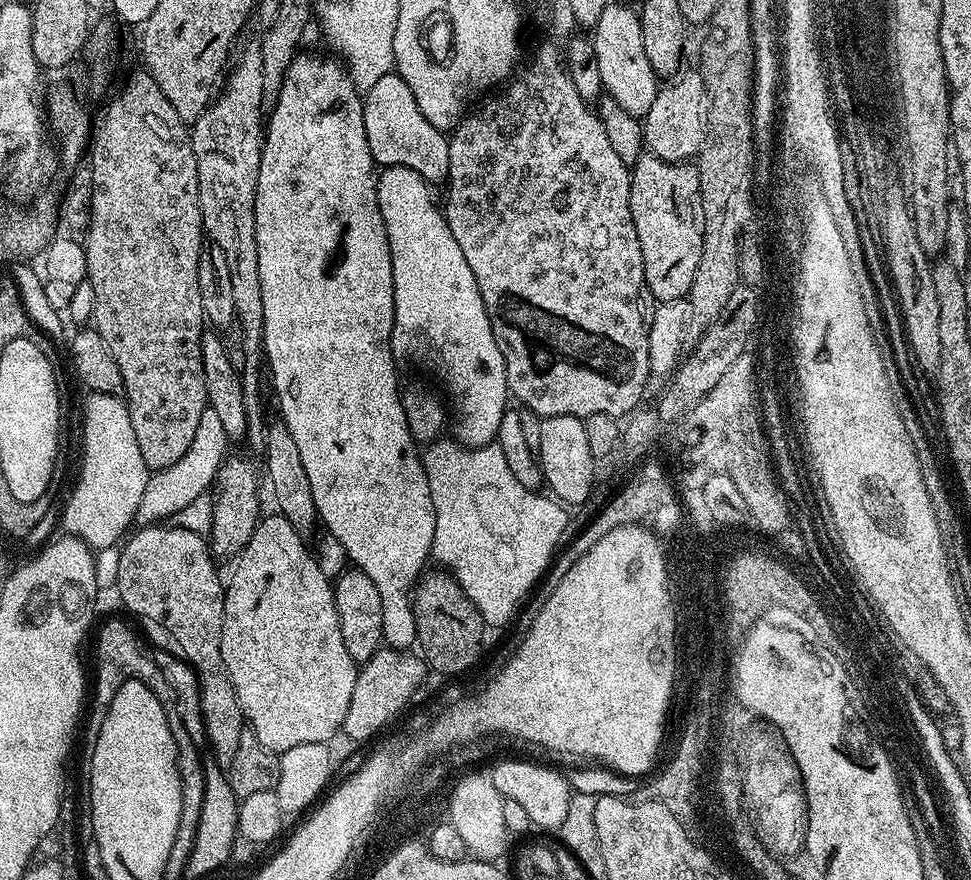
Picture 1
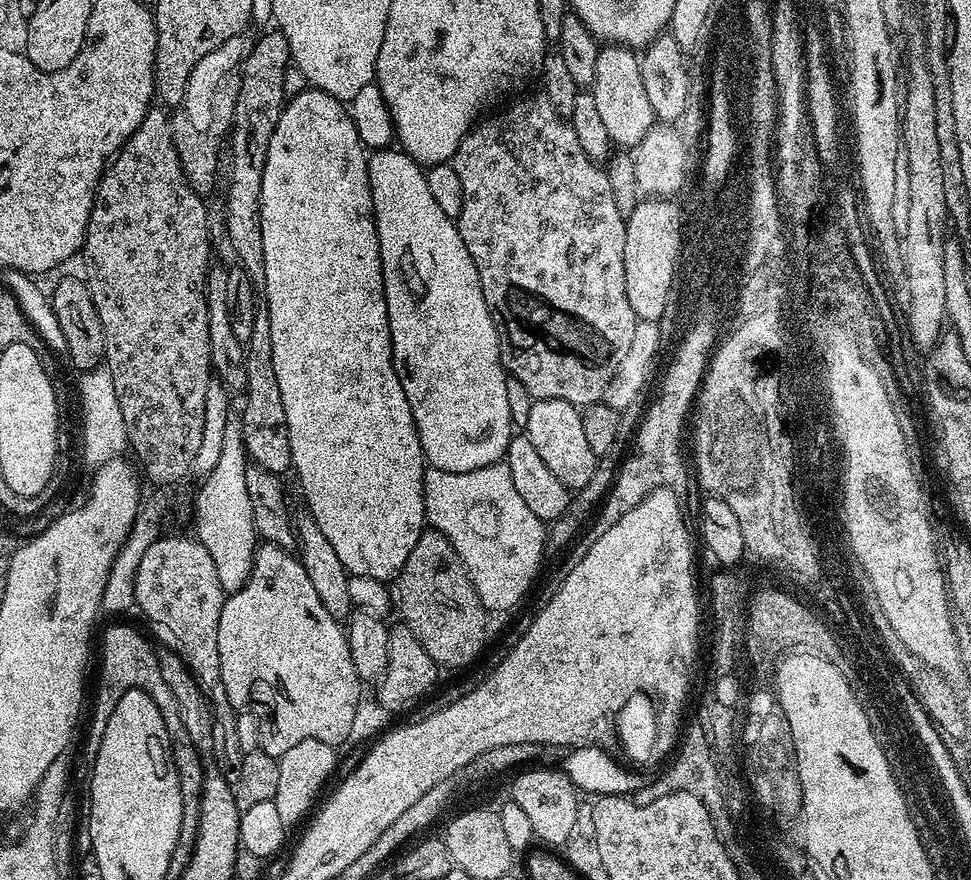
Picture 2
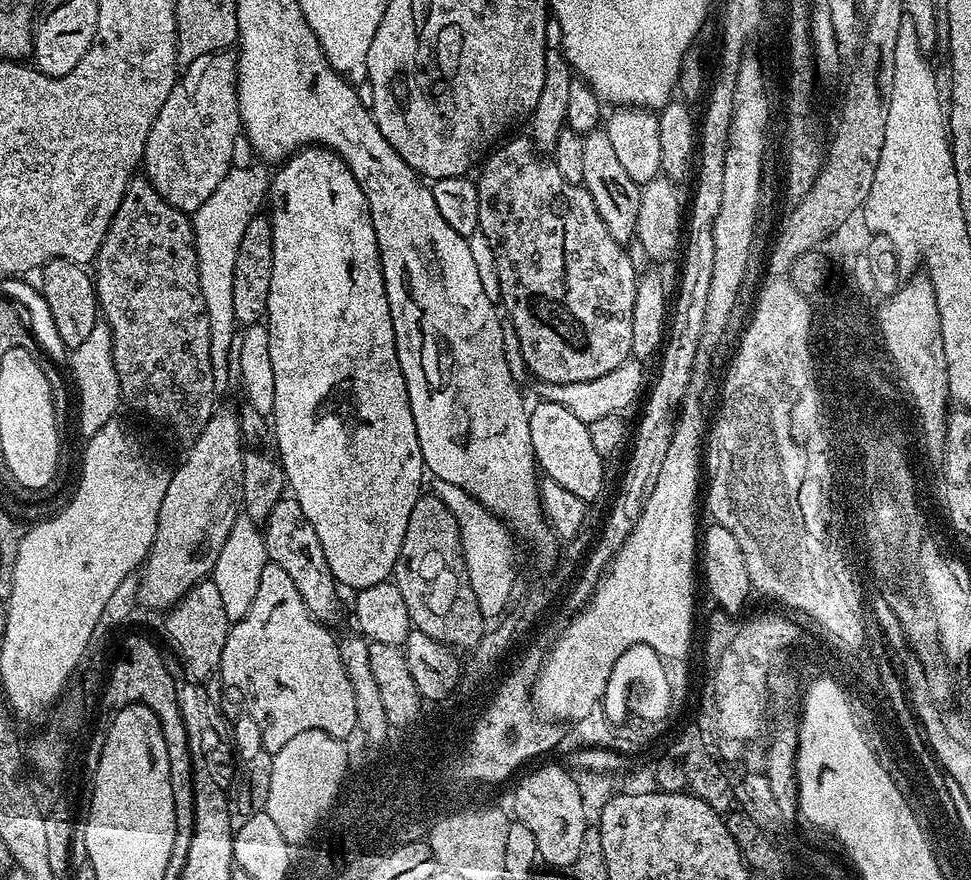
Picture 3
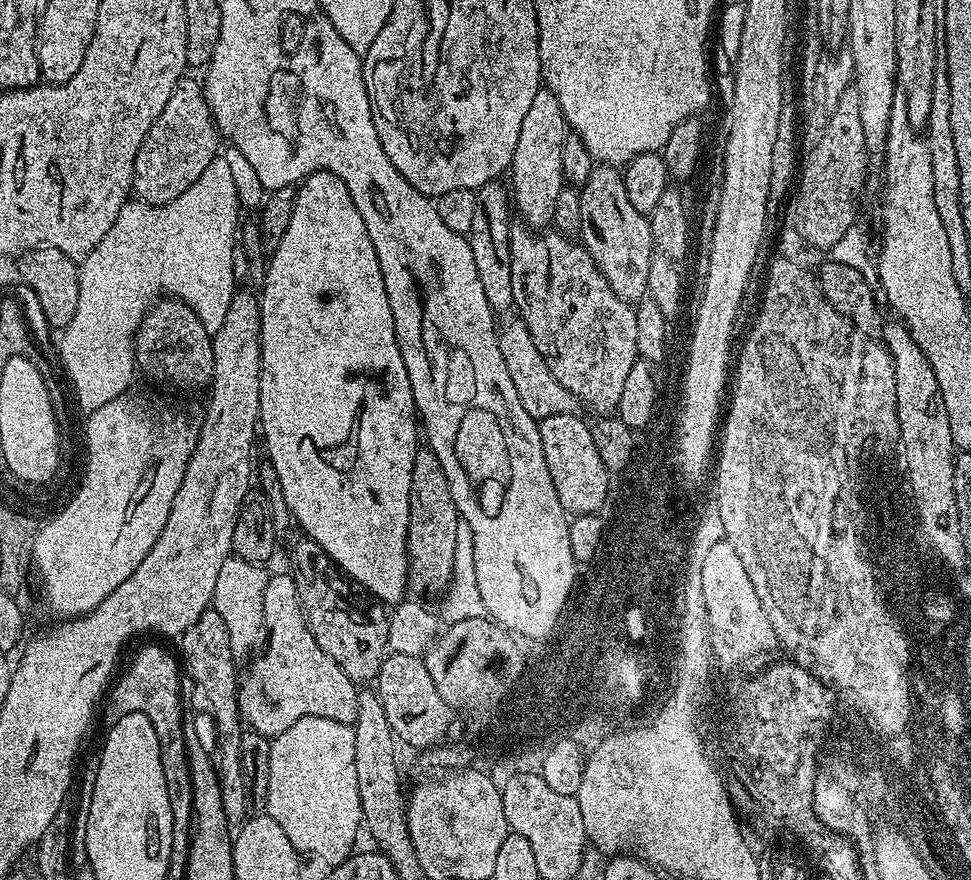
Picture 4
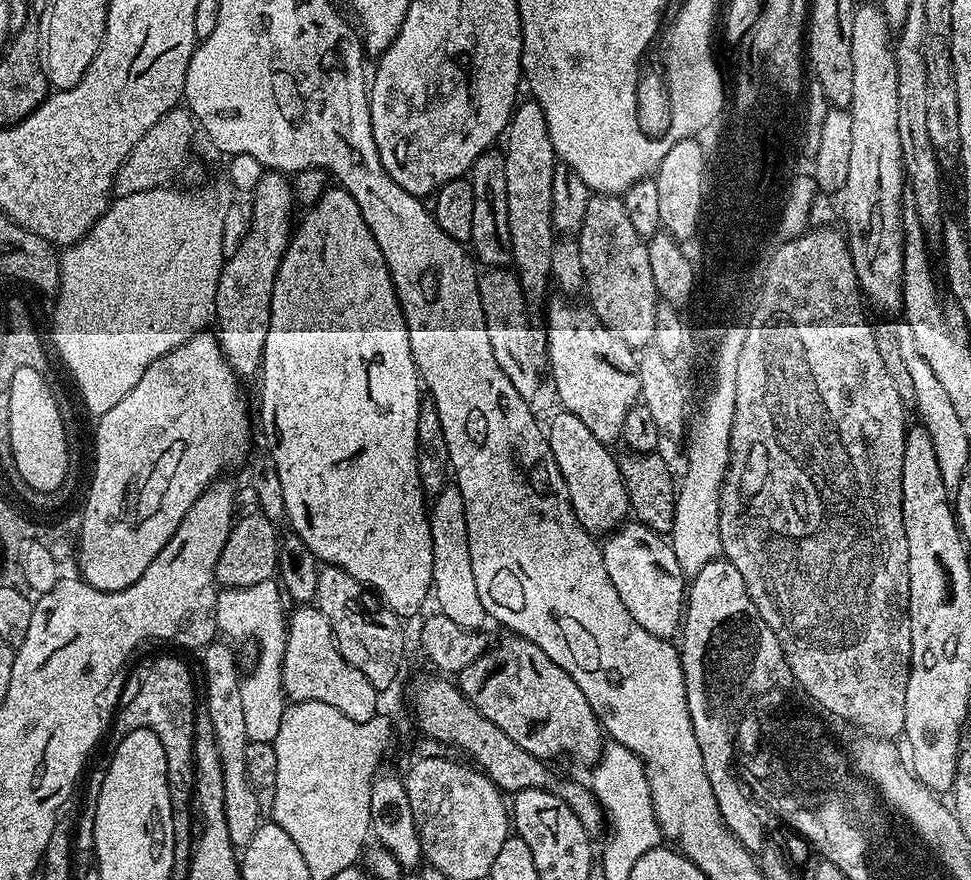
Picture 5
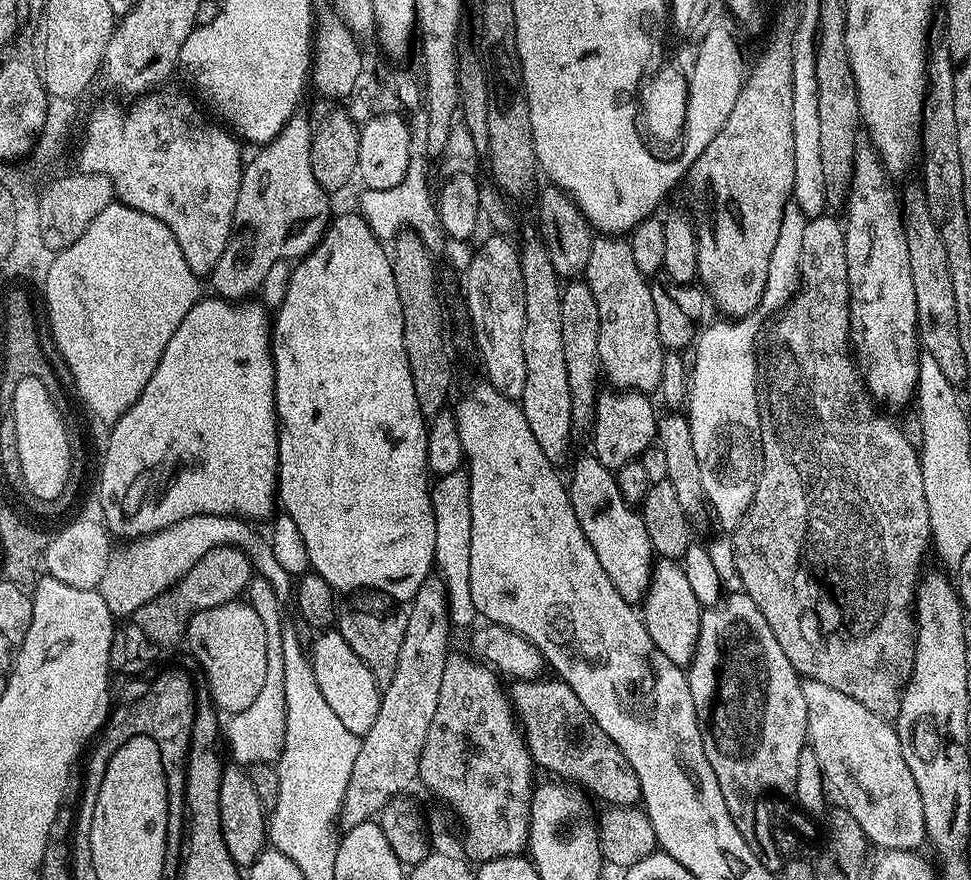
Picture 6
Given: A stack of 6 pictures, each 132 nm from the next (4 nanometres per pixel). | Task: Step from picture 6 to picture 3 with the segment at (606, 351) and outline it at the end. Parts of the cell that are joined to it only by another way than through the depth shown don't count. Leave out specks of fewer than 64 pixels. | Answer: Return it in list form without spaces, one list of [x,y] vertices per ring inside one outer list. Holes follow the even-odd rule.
[[[597,130],[583,137],[583,185],[594,198],[594,206],[598,206],[598,214],[602,222],[606,222],[606,230],[622,245],[627,245],[633,239],[640,202],[641,185],[635,184],[622,167],[622,161],[616,155],[614,146],[610,143],[607,131]]]

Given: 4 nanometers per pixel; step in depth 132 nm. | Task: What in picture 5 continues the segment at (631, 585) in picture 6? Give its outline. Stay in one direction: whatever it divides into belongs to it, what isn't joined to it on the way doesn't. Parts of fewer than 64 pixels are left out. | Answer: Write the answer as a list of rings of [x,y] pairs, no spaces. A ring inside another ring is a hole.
[[[560,410],[549,424],[546,424],[548,445],[558,462],[558,470],[566,482],[574,514],[587,532],[611,534],[629,519],[628,491],[620,473],[617,457],[611,456],[609,445],[598,442],[589,428],[574,414]]]

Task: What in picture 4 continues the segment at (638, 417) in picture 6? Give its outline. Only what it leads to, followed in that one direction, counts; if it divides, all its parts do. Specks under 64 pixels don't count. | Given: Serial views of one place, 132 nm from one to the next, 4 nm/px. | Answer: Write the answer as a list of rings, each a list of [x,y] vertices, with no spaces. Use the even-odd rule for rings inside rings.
[[[516,222],[511,225],[509,230],[509,248],[510,283],[514,308],[519,319],[526,322],[526,330],[530,330],[530,338],[534,338],[534,346],[538,346],[538,354],[542,354],[546,366],[550,366],[550,374],[554,374],[554,378],[558,378],[558,382],[562,382],[562,386],[566,386],[566,390],[570,390],[570,394],[579,398],[581,405],[588,407],[589,404],[590,407],[597,408],[597,413],[600,414],[611,413],[622,394],[622,385],[626,382],[626,374],[630,374],[630,366],[634,366],[634,362],[638,359],[638,318],[635,307],[629,301],[622,299],[612,289],[610,282],[606,282],[600,267],[594,262],[592,255],[588,253],[588,249],[579,239],[573,238],[571,235],[564,235],[557,230],[537,230],[523,222]]]

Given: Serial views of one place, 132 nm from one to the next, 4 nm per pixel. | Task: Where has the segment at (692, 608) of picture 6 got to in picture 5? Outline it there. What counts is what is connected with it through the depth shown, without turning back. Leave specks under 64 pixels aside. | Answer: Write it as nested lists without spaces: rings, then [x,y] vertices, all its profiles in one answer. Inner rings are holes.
[[[625,522],[603,541],[604,565],[606,574],[610,574],[610,582],[614,582],[614,590],[618,590],[618,598],[630,610],[634,622],[642,626],[642,630],[650,630],[663,640],[672,640],[681,631],[682,617],[686,607],[686,577],[678,566],[678,558],[674,558],[671,543],[661,533],[650,530],[639,522]]]

